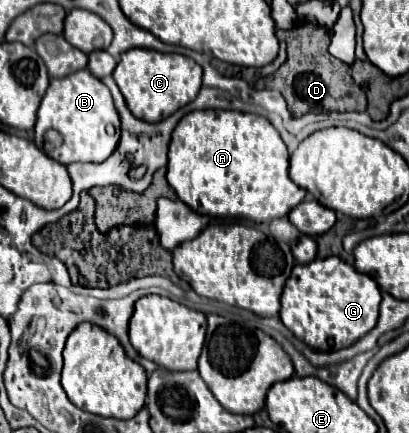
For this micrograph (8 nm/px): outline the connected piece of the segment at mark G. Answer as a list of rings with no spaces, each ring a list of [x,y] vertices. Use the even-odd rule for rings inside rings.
[[[316,258],[310,264],[296,264],[284,286],[280,318],[284,326],[310,348],[332,352],[352,346],[378,322],[380,288],[368,274],[356,272],[344,260]]]

